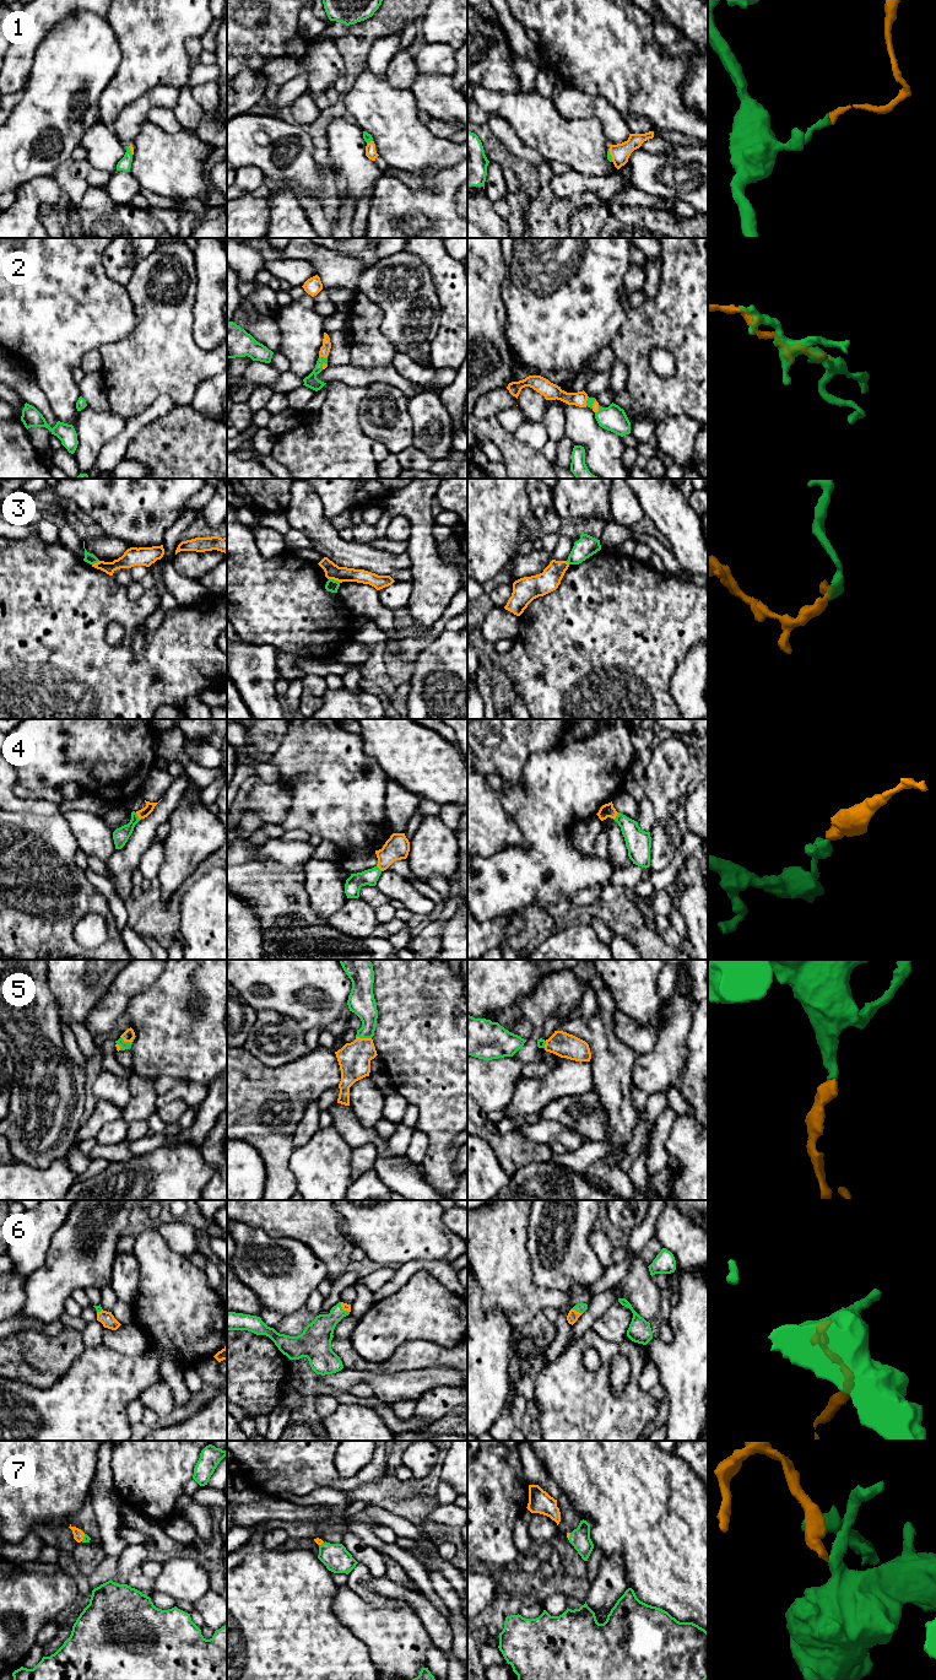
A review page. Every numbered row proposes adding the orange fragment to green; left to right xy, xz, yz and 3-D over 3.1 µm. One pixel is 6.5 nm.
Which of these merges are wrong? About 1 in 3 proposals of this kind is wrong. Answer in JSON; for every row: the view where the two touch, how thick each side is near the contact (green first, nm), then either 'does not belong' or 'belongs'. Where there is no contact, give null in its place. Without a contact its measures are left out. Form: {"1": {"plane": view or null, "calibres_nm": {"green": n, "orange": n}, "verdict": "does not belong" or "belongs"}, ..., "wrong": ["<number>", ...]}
{"1": {"plane": "yz", "calibres_nm": {"green": 30, "orange": 120}, "verdict": "belongs"}, "2": {"plane": "xz", "calibres_nm": {"green": 90, "orange": 70}, "verdict": "belongs"}, "3": {"plane": "xz", "calibres_nm": {"green": 80, "orange": 100}, "verdict": "does not belong"}, "4": {"plane": "xy", "calibres_nm": {"green": 110, "orange": 70}, "verdict": "belongs"}, "5": {"plane": "xy", "calibres_nm": {"green": 50, "orange": 80}, "verdict": "belongs"}, "6": {"plane": "yz", "calibres_nm": {"green": 60, "orange": 70}, "verdict": "belongs"}, "7": {"plane": "xy", "calibres_nm": {"green": 50, "orange": 70}, "verdict": "belongs"}, "wrong": ["3"]}

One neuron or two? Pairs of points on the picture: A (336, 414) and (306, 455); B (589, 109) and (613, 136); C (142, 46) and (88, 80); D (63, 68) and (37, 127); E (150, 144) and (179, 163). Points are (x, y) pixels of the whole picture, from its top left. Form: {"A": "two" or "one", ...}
{"A": "one", "B": "one", "C": "two", "D": "one", "E": "one"}

